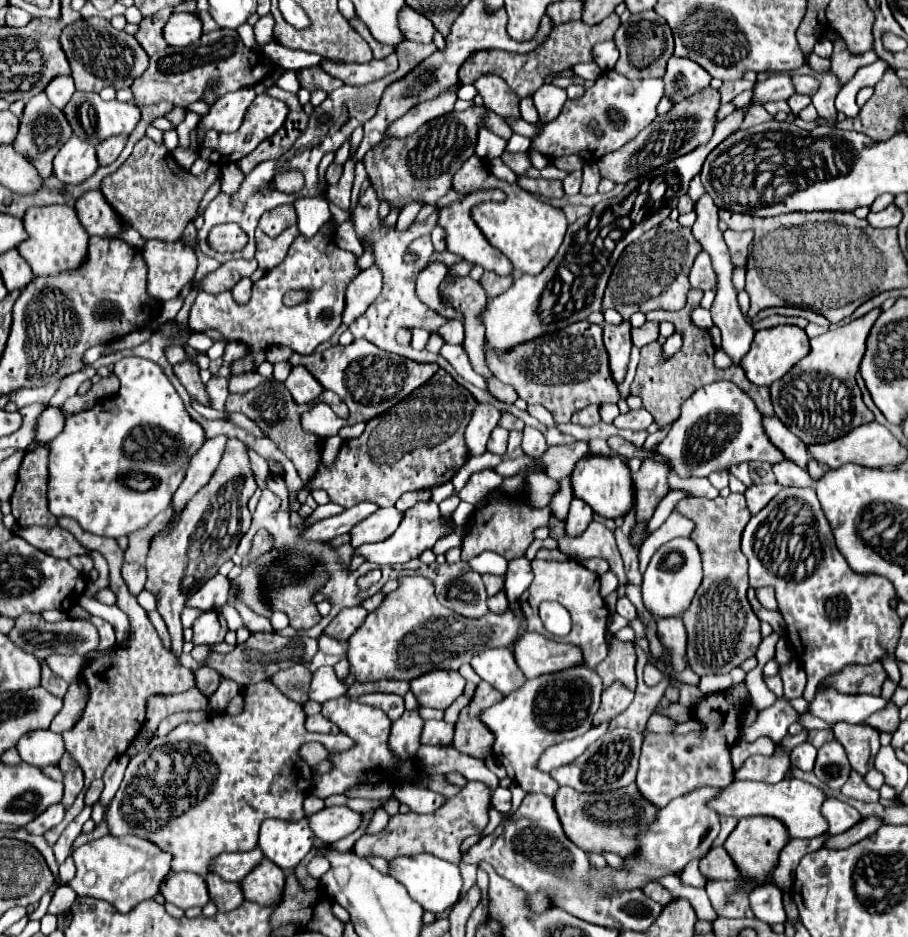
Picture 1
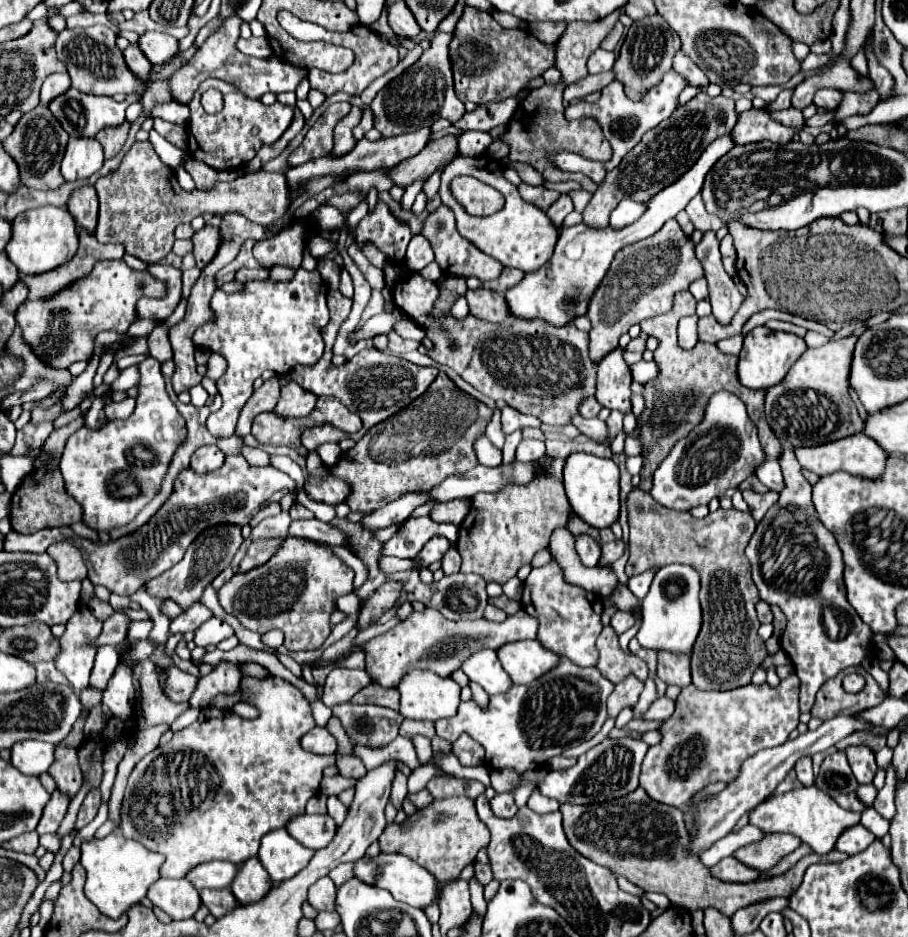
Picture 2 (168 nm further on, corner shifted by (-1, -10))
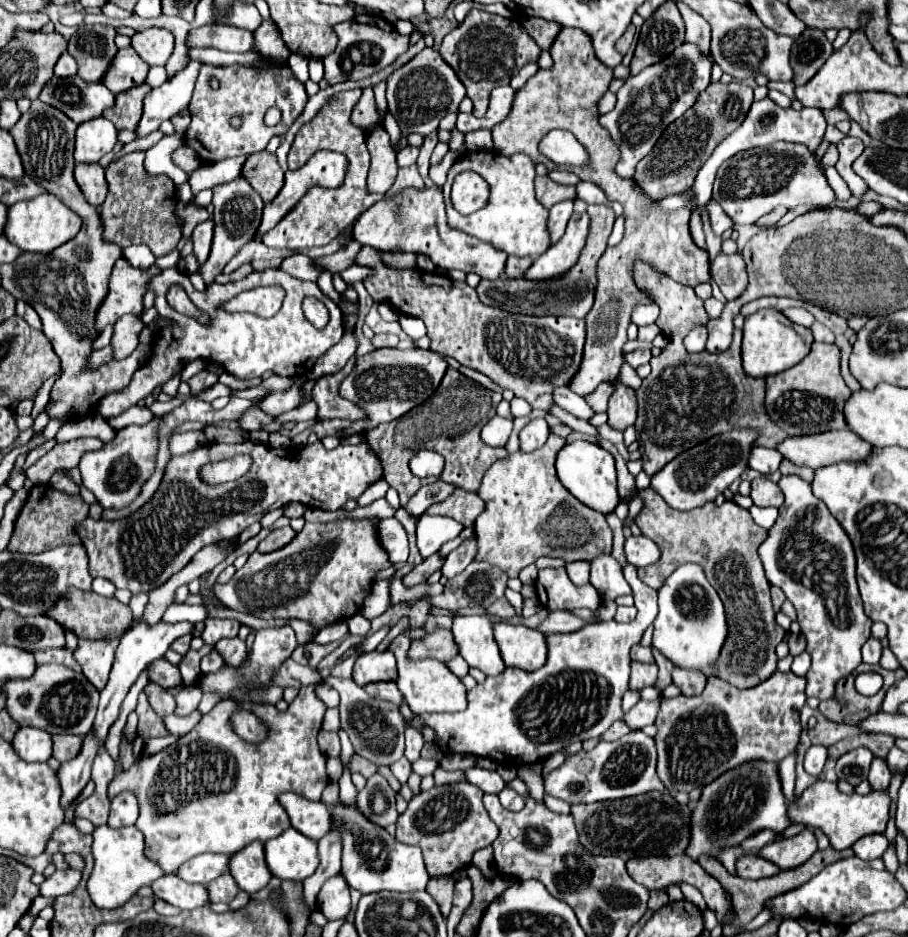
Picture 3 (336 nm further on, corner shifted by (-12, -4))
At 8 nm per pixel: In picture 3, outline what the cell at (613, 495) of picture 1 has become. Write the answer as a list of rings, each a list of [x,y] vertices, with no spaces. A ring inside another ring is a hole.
[[[572,441],[566,443],[560,453],[556,455],[556,475],[560,483],[584,505],[600,511],[600,513],[612,513],[614,507],[618,505],[618,489],[616,489],[616,467],[614,467],[614,457],[604,451],[600,445],[590,443],[590,441]]]

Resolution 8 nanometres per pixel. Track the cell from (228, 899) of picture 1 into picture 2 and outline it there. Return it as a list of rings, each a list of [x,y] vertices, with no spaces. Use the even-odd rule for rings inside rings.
[[[203,889],[201,901],[219,919],[237,907],[237,899],[229,889]]]

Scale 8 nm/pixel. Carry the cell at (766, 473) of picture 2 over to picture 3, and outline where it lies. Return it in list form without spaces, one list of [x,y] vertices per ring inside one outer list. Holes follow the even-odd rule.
[[[754,447],[750,457],[748,457],[748,465],[750,469],[762,473],[762,475],[768,475],[772,471],[778,469],[782,457],[776,449],[768,449],[768,447]]]

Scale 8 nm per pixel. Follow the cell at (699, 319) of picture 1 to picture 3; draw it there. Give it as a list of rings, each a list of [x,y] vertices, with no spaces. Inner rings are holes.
[[[702,325],[702,327],[696,327],[696,329],[692,329],[692,331],[684,337],[684,345],[686,345],[688,351],[700,351],[700,349],[706,347],[706,337],[708,337],[706,327],[704,327],[704,325]]]

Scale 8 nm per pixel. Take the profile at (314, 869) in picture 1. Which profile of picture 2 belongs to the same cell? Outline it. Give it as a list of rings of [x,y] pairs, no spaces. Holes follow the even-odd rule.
[[[321,877],[317,879],[317,883],[313,883],[309,887],[309,903],[317,909],[317,911],[331,911],[335,905],[335,883],[329,877]]]

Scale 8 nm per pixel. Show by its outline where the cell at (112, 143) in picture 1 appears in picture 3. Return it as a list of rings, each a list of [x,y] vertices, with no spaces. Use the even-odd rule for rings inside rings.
[[[138,85],[132,87],[124,93],[116,95],[116,105],[112,105],[112,109],[106,109],[102,115],[106,119],[110,119],[116,129],[130,129],[134,131],[134,127],[138,125],[140,117],[142,117],[142,99],[144,95],[150,91],[150,85]]]

